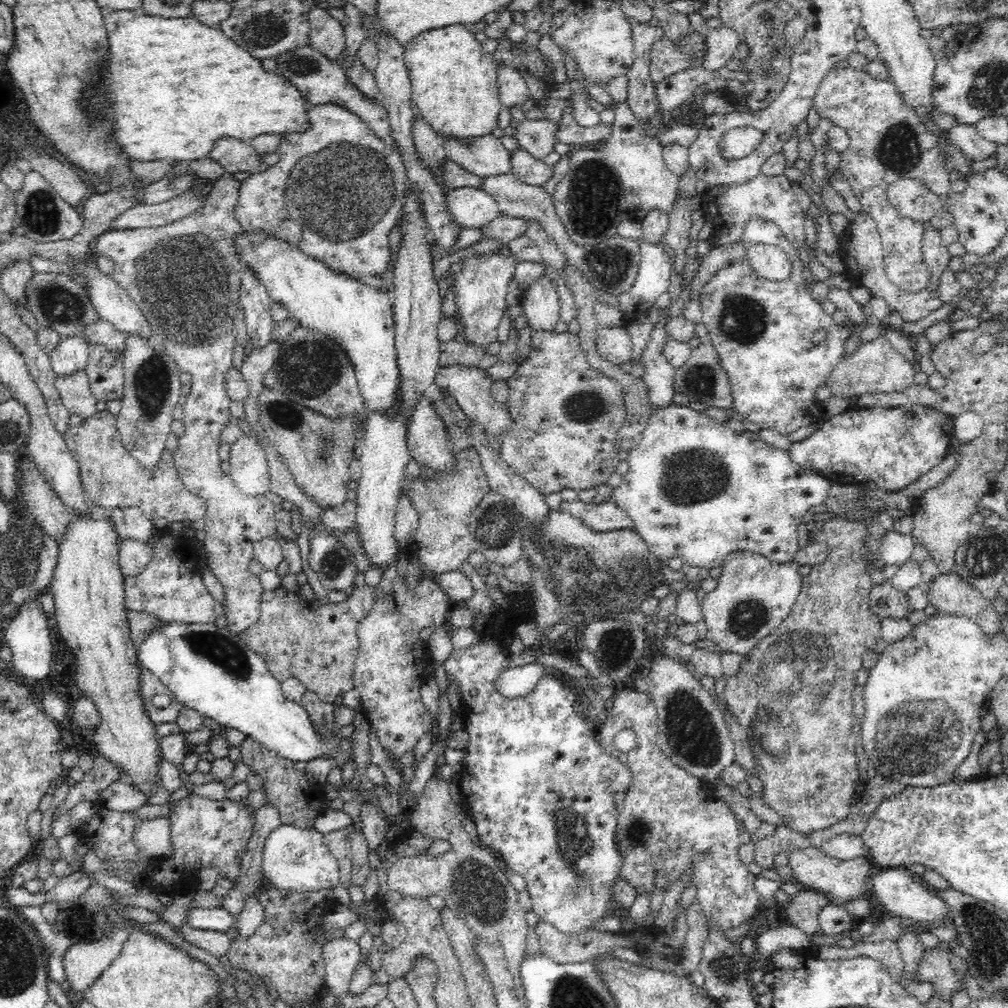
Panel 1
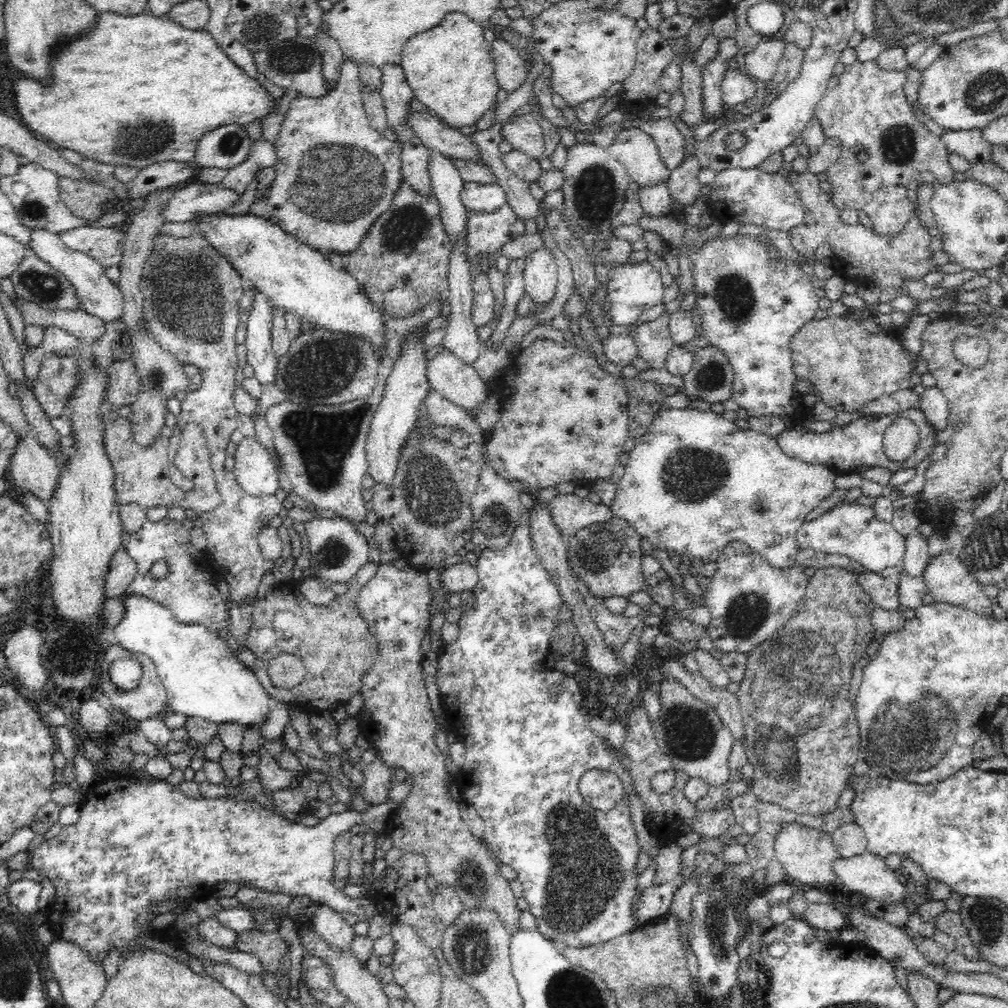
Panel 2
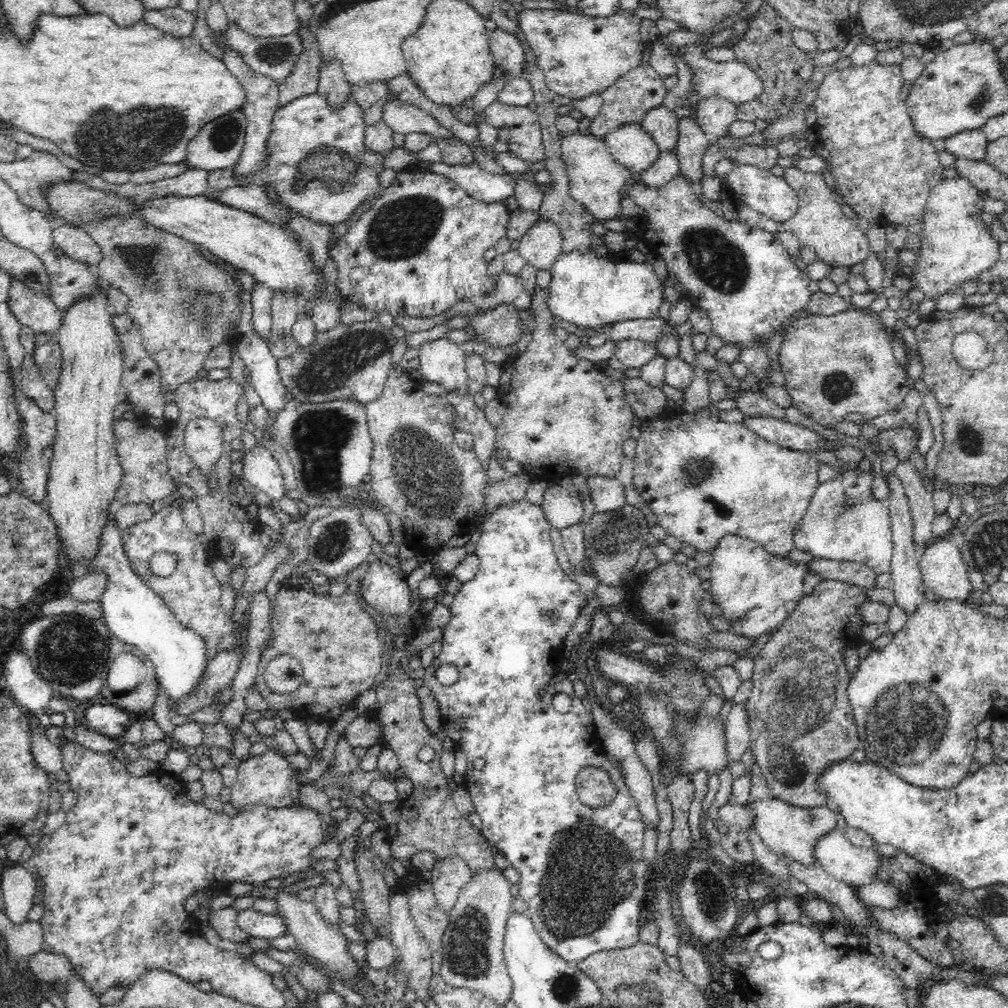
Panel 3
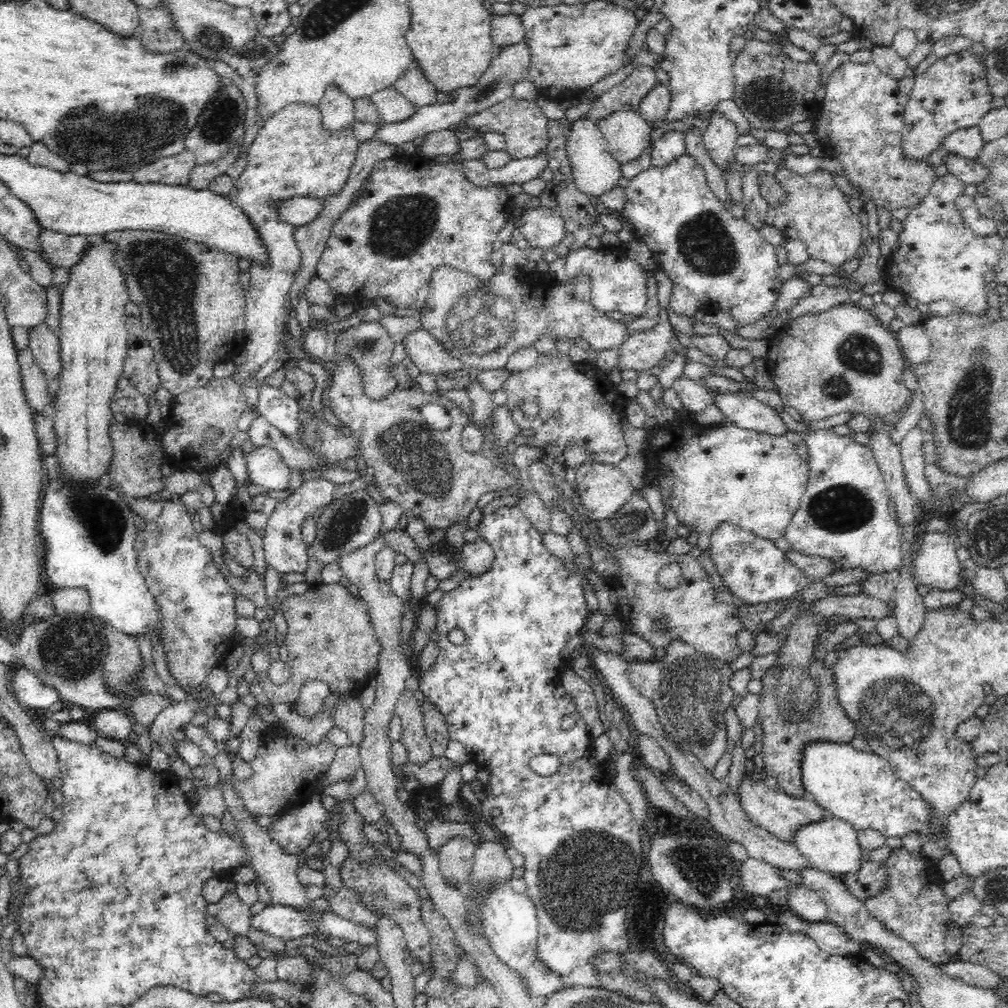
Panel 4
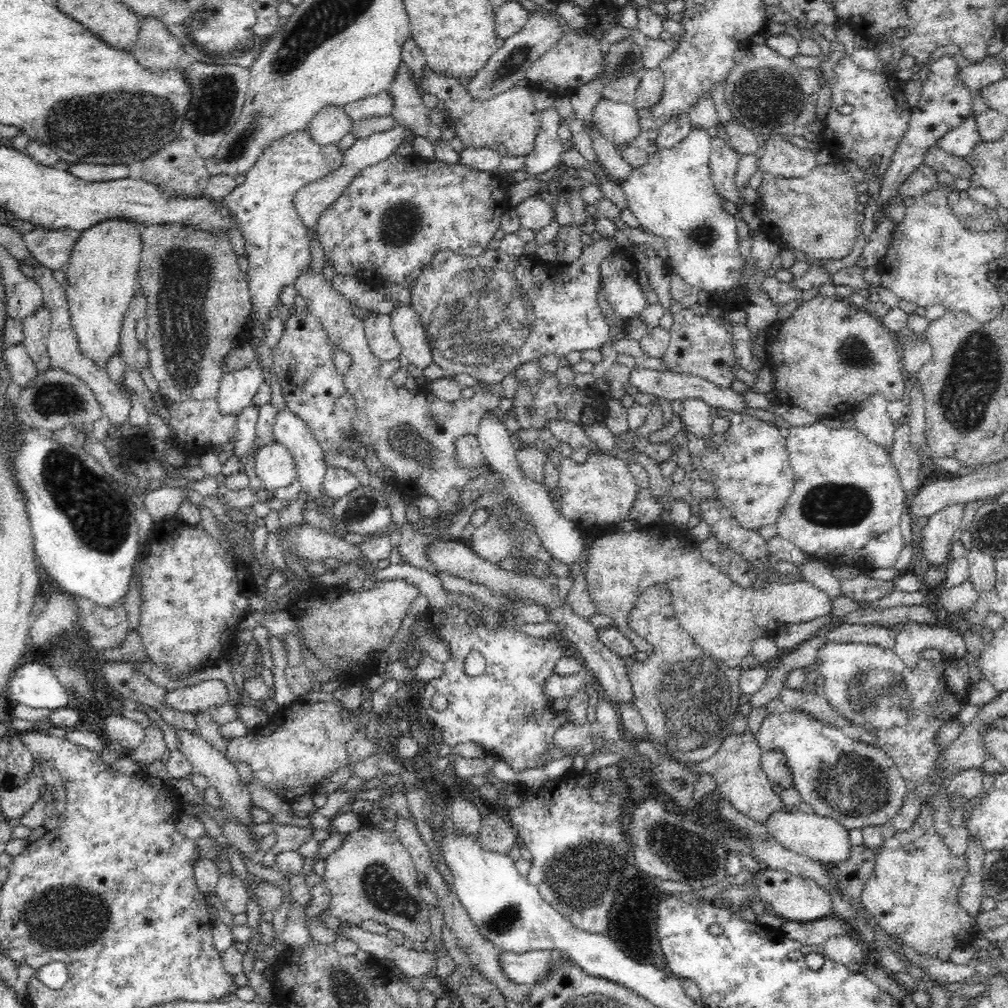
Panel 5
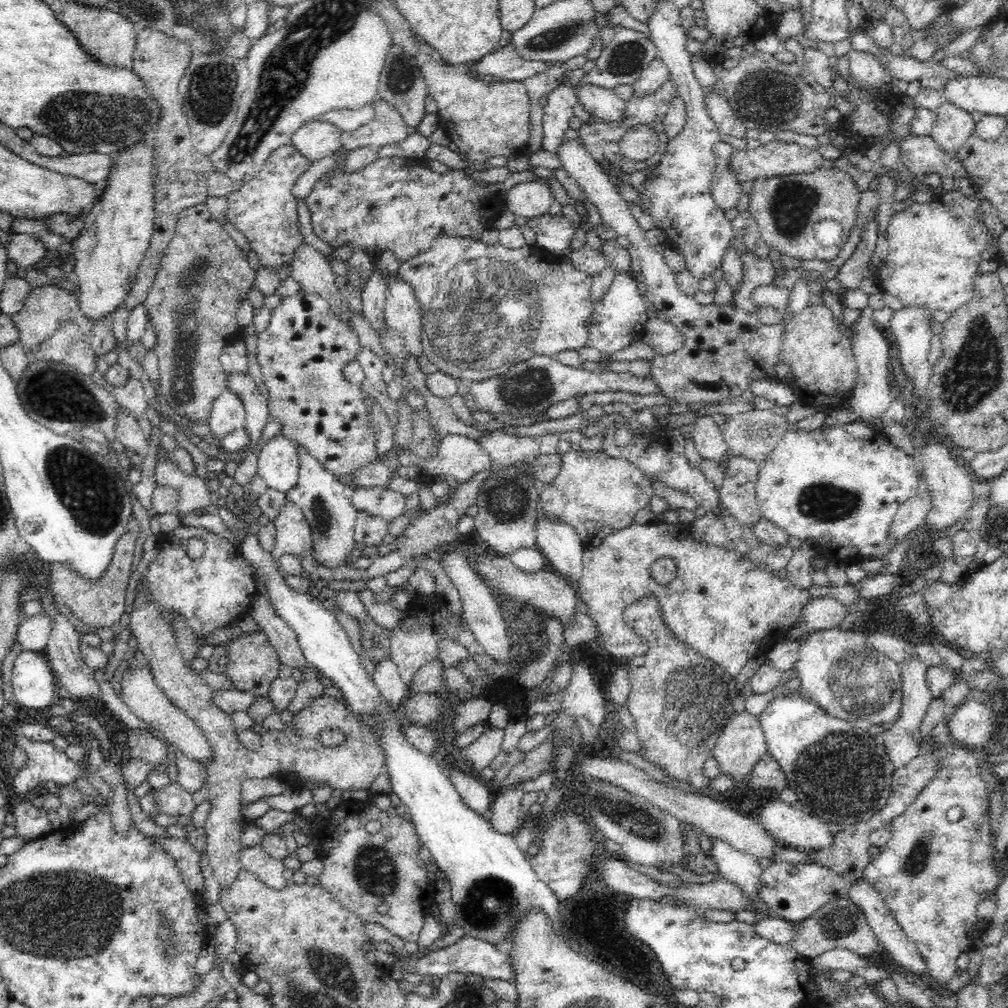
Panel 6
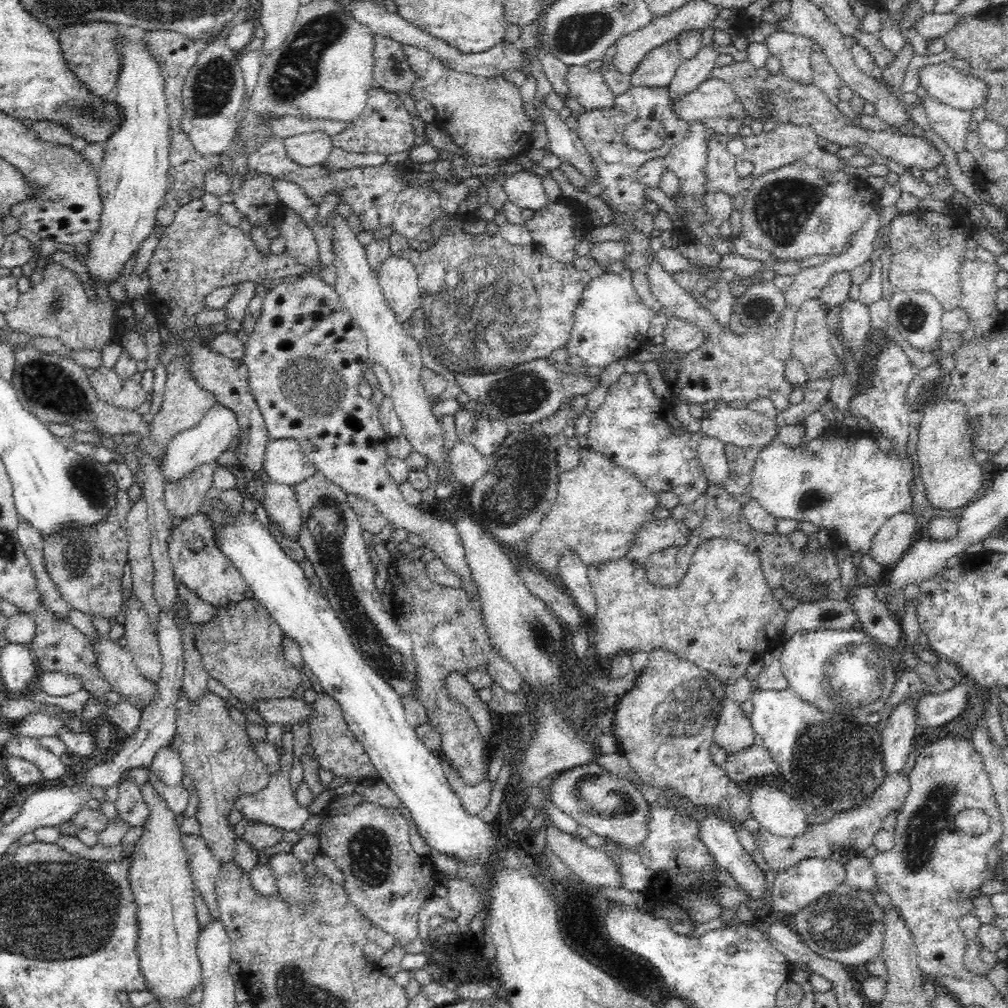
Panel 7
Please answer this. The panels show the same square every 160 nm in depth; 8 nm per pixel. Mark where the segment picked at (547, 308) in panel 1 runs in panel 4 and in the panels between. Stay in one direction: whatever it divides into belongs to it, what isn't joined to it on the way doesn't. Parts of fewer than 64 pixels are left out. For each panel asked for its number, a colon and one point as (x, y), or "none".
2: (540, 274)
3: (541, 246)
4: (544, 228)

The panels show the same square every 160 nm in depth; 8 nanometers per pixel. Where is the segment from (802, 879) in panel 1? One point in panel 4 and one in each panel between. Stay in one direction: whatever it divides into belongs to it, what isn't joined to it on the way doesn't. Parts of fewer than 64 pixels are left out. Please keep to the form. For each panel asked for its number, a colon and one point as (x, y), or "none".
2: (807, 854)
3: (790, 832)
4: (780, 814)

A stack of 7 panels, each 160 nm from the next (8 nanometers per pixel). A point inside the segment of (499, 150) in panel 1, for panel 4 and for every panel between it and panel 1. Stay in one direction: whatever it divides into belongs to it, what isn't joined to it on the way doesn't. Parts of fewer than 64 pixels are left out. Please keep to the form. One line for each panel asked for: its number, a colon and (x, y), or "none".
2: (435, 135)
3: (402, 118)
4: (392, 106)

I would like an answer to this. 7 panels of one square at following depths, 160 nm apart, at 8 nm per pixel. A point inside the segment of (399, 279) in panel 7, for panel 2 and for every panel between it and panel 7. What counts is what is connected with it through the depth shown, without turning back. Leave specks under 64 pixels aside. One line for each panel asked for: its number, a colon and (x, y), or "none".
2: (447, 375)
3: (442, 361)
4: (428, 353)
5: (406, 323)
6: (403, 314)

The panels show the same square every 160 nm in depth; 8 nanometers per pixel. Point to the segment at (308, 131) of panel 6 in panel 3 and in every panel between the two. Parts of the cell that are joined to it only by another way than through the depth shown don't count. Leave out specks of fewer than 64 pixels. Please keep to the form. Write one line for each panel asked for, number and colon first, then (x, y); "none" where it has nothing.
3: (333, 87)
4: (337, 110)
5: (331, 124)

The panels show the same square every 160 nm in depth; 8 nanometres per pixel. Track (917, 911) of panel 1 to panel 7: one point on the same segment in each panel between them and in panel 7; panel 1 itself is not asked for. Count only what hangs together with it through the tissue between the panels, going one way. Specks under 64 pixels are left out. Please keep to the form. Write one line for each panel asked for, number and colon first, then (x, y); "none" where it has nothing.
2: (866, 873)
3: (855, 866)
4: (831, 845)
5: (822, 839)
6: (791, 827)
7: (777, 811)

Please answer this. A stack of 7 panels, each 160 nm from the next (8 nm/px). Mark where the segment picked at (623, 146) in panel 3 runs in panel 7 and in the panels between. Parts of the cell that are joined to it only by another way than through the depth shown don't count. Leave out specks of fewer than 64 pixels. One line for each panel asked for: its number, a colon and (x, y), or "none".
4: (627, 134)
5: (619, 123)
6: (603, 103)
7: (589, 88)

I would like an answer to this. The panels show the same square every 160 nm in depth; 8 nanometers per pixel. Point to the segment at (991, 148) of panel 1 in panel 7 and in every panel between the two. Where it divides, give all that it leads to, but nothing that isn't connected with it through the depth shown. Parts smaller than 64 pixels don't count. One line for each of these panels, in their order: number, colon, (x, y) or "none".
2: (970, 144)
3: (972, 144)
4: (967, 142)
5: (960, 141)
6: (954, 126)
7: (952, 125)

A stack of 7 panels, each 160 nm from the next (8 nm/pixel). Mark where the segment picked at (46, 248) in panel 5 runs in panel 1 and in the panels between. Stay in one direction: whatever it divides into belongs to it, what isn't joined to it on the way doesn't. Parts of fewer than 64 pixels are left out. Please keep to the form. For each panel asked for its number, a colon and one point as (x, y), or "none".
1: (185, 277)
2: (104, 244)
3: (73, 241)
4: (62, 250)

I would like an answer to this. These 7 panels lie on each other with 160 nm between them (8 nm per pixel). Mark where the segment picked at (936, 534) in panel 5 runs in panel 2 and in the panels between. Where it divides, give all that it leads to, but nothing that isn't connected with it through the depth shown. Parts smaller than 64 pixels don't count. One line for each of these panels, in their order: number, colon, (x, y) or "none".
2: (947, 579)
3: (944, 571)
4: (937, 566)

